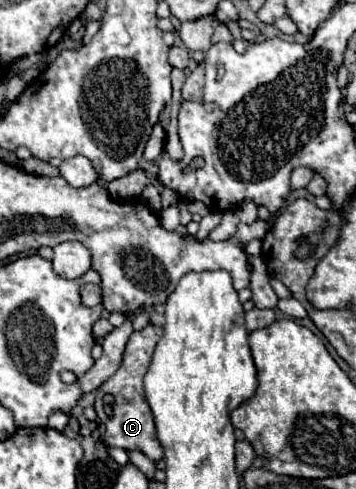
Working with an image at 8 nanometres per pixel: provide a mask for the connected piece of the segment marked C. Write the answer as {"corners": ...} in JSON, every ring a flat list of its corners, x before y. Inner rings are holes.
{"corners":[[148,323,142,331,134,331,124,347,124,355,122,355,122,363,120,363,118,371,114,373,114,377,110,377,104,385,98,387,96,403,94,403,98,417,106,425,104,445,120,447,124,451,142,451,152,461,160,461,164,457,164,453,162,453,162,445,156,437,156,427,154,427,154,417,152,417,150,405,144,397,144,375,148,371,148,363,152,359,154,347,160,337,162,337,162,327,156,327,152,323],[104,395,114,397,112,415,106,415,106,411,104,411]]}

